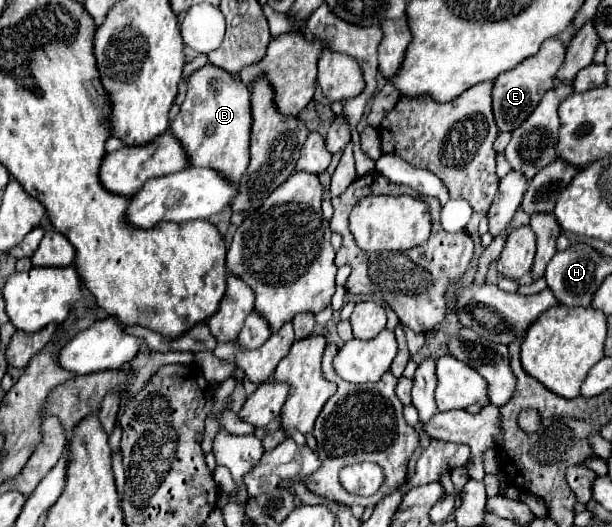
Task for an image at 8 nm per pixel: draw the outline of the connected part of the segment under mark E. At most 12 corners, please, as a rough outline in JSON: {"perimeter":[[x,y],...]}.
{"perimeter":[[554,37],[496,79],[494,119],[514,131],[554,87],[566,47]]}

